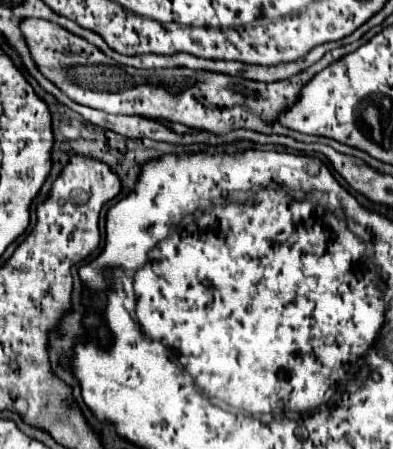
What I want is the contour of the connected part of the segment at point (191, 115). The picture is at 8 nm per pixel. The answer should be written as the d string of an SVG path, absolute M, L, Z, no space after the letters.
M27 18L19 24L19 30L39 72L77 104L109 114L143 114L151 118L165 118L187 126L199 126L215 134L227 134L245 128L259 134L281 134L293 140L303 138L303 134L277 124L275 114L291 106L297 100L303 84L323 68L319 60L307 70L271 84L211 72L195 72L187 68L135 70L119 66L115 60L107 58L87 40L73 36L53 22Z

